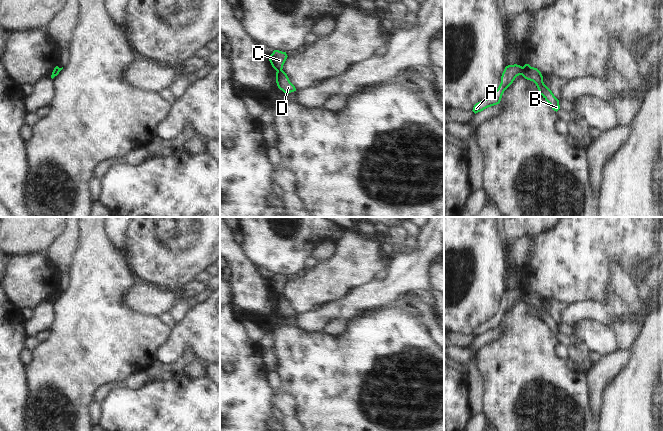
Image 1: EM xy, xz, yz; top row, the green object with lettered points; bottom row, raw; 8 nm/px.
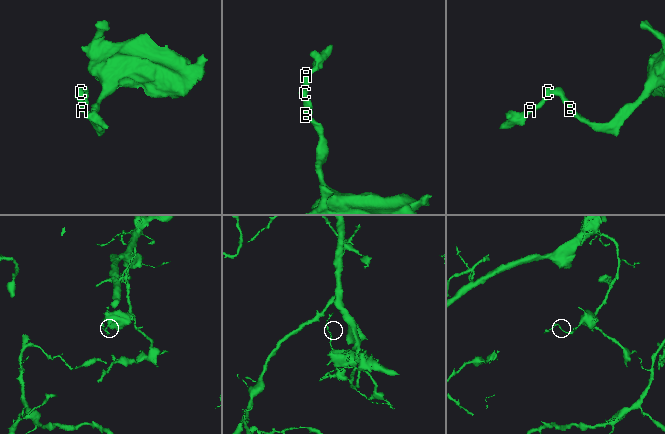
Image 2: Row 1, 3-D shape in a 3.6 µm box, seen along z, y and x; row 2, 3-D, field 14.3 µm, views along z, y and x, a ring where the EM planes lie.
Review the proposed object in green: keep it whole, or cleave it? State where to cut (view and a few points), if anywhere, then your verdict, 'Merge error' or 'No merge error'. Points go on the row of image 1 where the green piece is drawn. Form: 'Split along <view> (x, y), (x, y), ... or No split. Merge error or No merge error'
Split along yz (522, 67), (520, 74). Merge error.

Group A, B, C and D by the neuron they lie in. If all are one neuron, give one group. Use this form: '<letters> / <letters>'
A C / B D

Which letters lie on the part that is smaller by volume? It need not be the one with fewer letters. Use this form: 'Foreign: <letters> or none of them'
Foreign: A, C

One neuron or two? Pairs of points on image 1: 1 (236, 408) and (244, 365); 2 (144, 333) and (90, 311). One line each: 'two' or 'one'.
1: one
2: one

